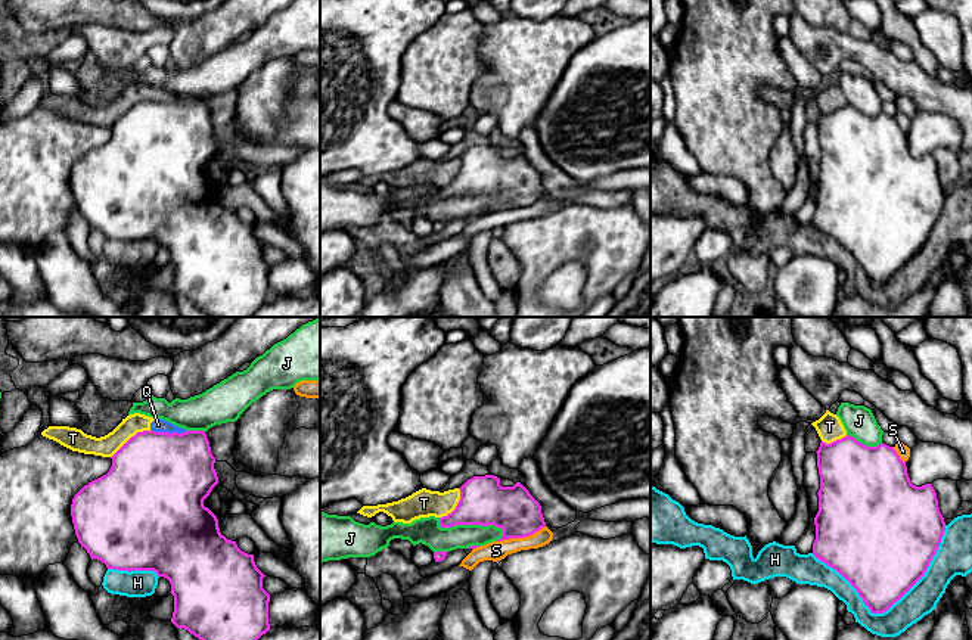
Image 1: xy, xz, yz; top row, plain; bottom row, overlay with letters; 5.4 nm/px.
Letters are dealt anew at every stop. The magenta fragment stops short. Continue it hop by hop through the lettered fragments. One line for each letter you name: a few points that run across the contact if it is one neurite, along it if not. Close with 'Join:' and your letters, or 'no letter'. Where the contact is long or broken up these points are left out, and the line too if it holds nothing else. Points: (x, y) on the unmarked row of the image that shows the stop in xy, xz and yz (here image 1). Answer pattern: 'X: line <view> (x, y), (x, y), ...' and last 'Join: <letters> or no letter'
Join: no letter

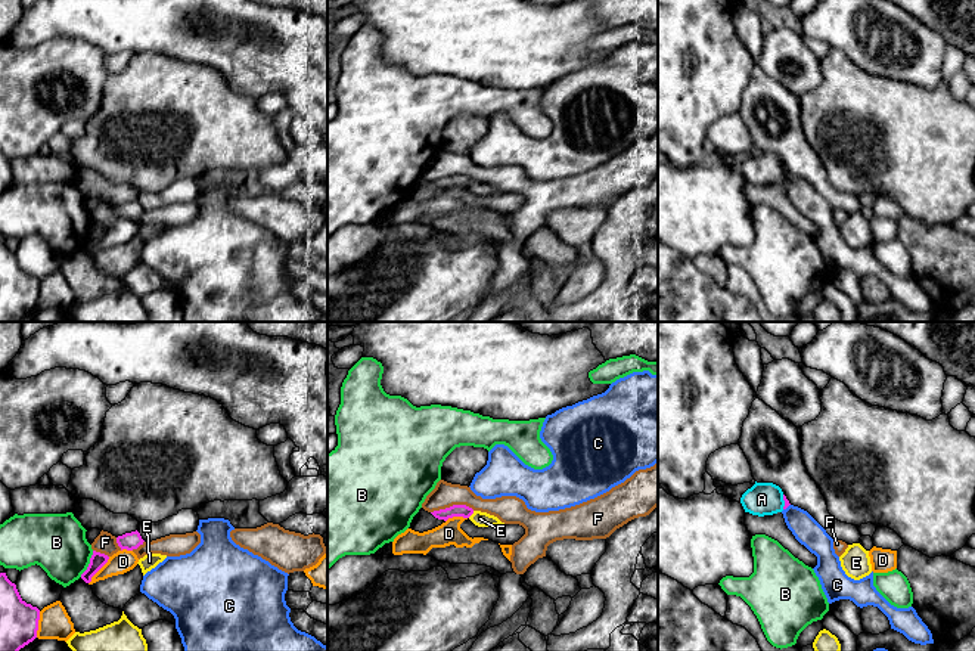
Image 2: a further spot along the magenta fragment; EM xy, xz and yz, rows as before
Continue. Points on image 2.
Join: no letter

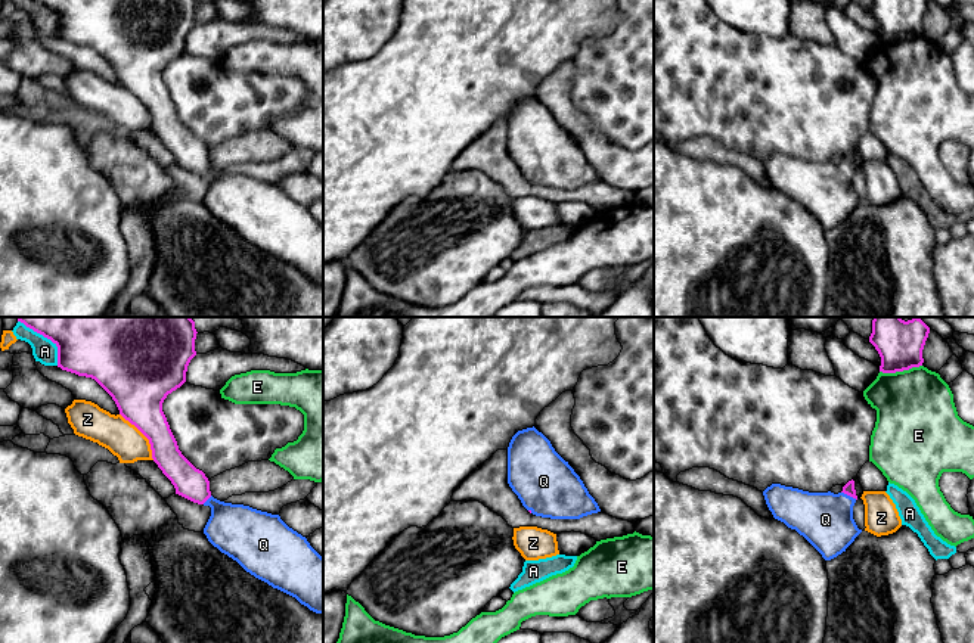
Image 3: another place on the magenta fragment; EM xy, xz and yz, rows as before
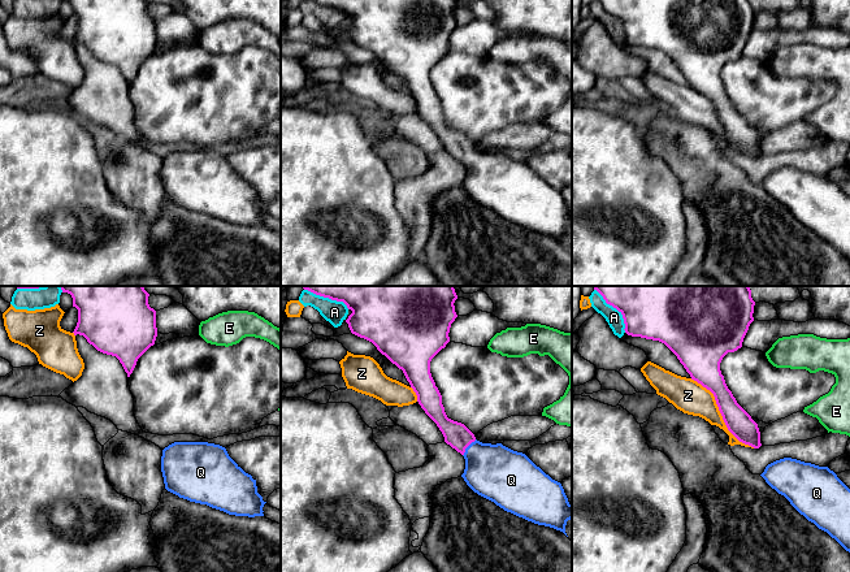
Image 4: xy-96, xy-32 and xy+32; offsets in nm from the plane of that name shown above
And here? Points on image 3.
Q: line yz (849, 158), (849, 164), (825, 189)
Join: Q

